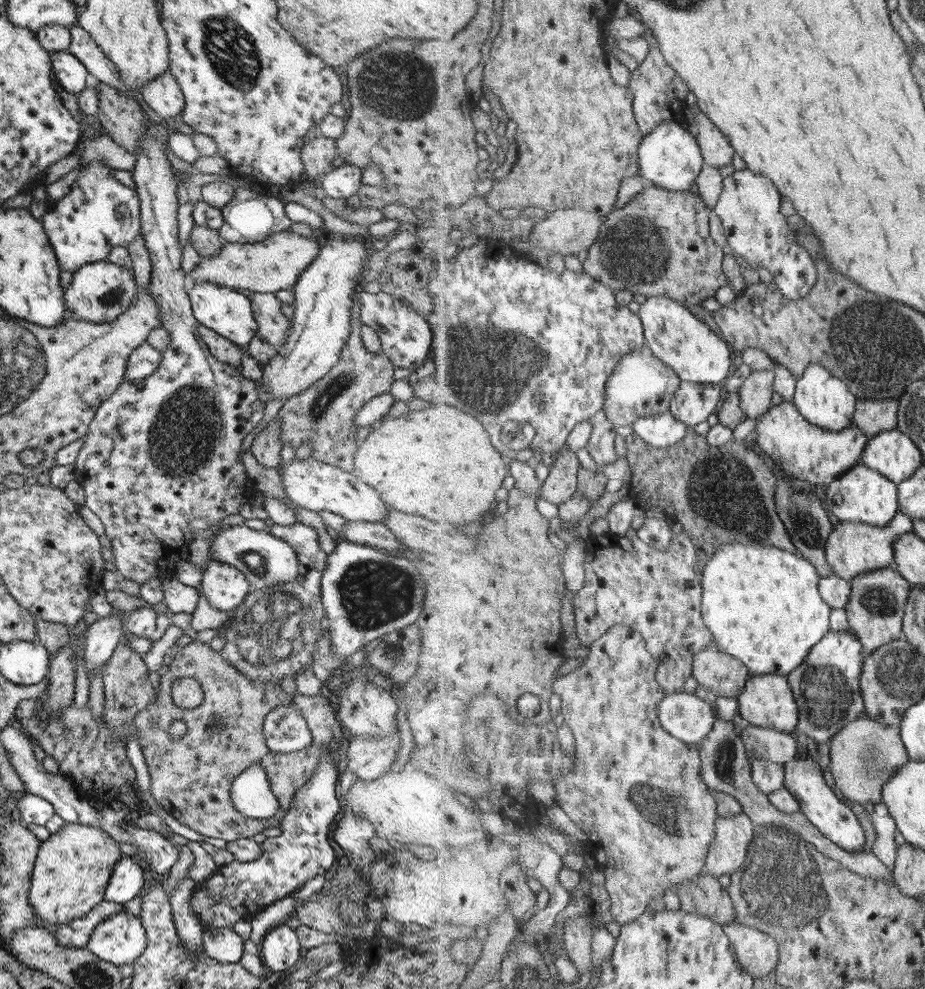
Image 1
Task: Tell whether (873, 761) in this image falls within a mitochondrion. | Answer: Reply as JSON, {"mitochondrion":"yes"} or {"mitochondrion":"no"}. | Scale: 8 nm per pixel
{"mitochondrion":"yes"}

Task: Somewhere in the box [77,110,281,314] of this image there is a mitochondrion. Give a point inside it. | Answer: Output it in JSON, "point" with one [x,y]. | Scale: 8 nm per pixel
{"point":[110,300]}

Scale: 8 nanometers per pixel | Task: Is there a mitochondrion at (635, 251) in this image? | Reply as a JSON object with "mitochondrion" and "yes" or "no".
{"mitochondrion":"yes"}

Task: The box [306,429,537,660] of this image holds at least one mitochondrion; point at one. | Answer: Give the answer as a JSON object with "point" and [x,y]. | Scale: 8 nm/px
{"point":[373,593]}

